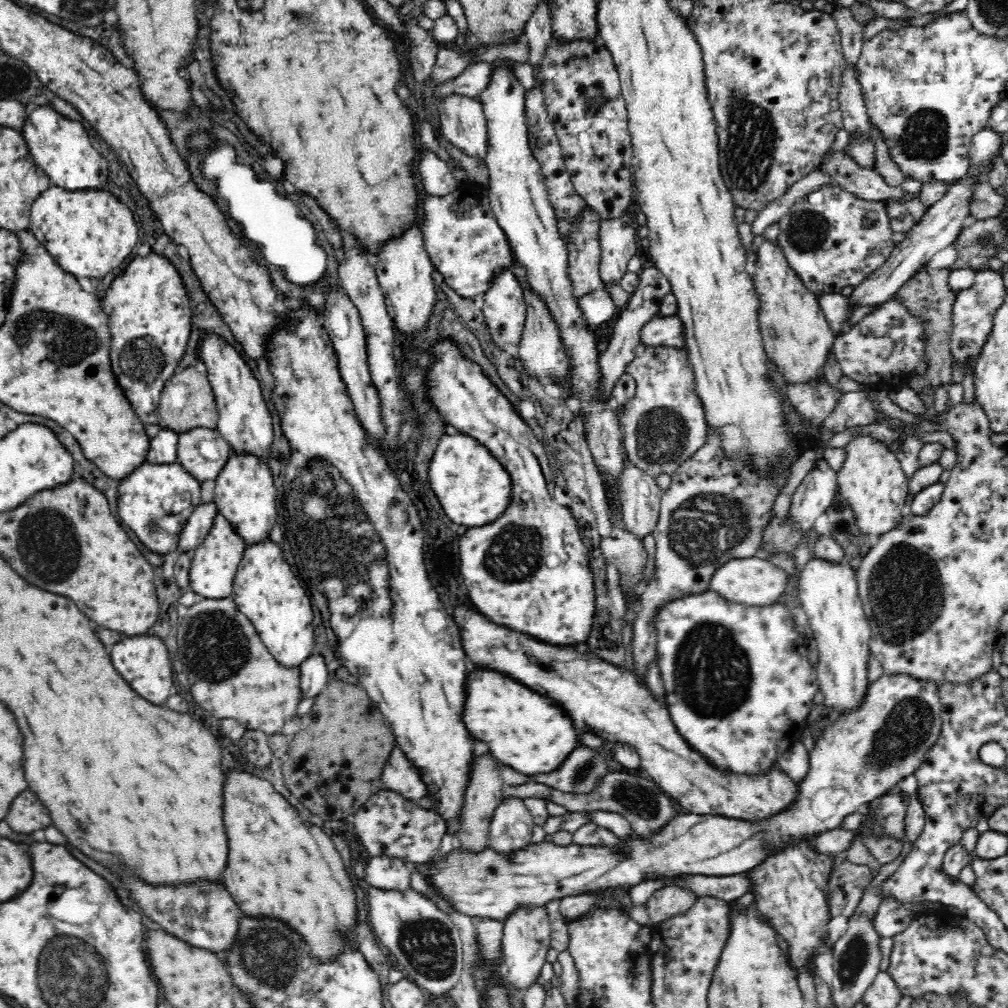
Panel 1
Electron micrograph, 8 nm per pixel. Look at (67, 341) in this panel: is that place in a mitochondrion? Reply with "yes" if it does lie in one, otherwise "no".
yes

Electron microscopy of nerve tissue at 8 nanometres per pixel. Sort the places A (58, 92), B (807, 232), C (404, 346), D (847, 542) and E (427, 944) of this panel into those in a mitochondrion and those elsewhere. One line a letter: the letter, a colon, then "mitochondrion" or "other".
A: other
B: mitochondrion
C: other
D: other
E: mitochondrion

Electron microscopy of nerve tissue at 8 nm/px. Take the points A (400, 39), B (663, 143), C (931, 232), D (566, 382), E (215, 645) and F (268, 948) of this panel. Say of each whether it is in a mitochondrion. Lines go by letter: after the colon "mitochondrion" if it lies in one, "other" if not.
A: other
B: other
C: other
D: other
E: mitochondrion
F: mitochondrion

